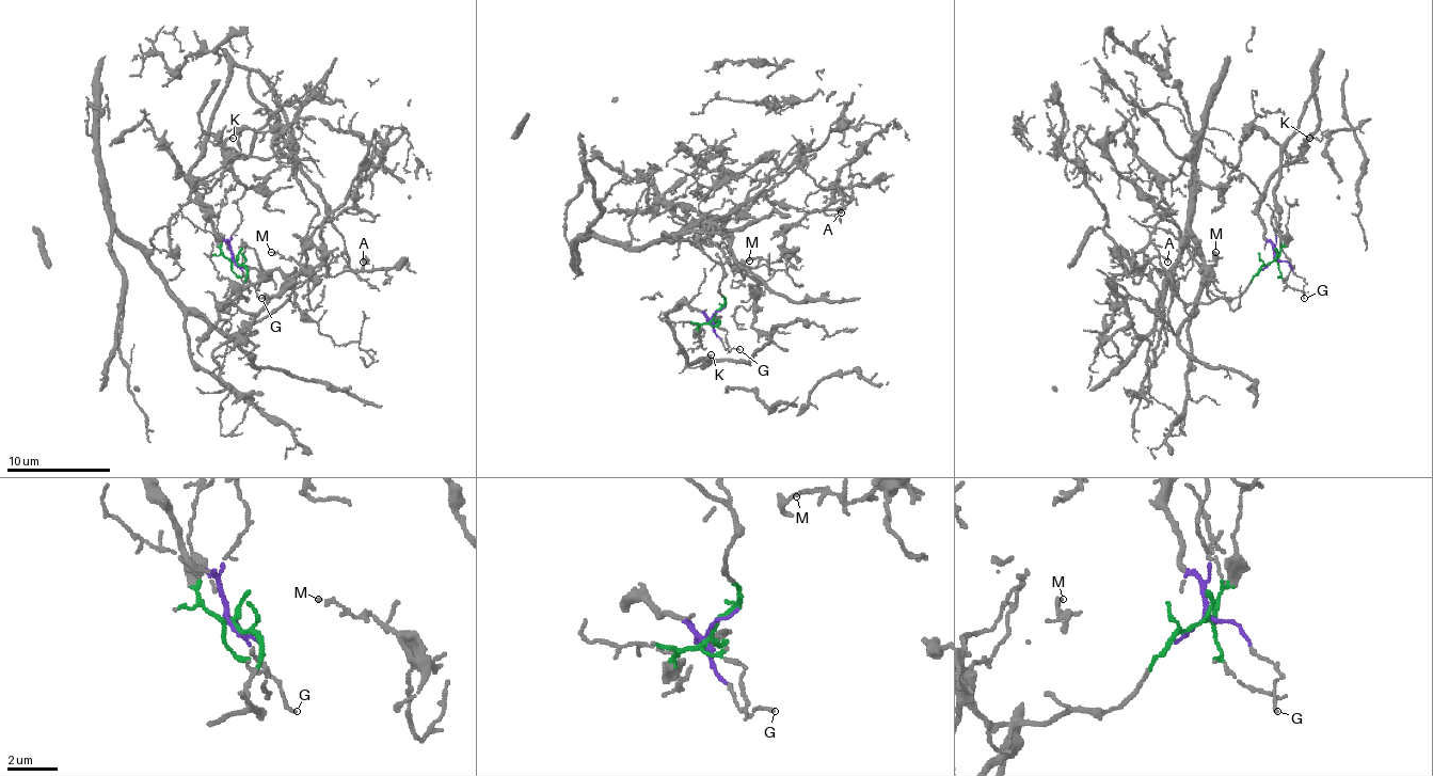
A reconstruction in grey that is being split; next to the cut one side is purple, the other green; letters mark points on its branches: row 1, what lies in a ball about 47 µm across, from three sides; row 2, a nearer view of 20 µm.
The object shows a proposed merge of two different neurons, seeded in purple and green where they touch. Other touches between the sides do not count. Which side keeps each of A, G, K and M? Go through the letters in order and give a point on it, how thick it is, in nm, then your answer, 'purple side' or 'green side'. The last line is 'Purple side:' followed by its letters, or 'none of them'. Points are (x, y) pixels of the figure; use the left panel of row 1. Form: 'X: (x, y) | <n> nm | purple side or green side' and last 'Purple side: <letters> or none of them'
A: (363, 262) | 120 nm | green side
G: (261, 298) | 110 nm | purple side
K: (233, 138) | 90 nm | purple side
M: (271, 252) | 150 nm | green side
Purple side: G, K

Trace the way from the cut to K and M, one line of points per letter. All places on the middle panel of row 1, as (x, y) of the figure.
K: (714, 315), (706, 318), (699, 310), (681, 305), (668, 315), (686, 364), (701, 364), (712, 354)
M: (714, 315), (722, 266), (701, 233), (786, 178), (799, 149), (877, 124), (781, 256), (748, 260)

